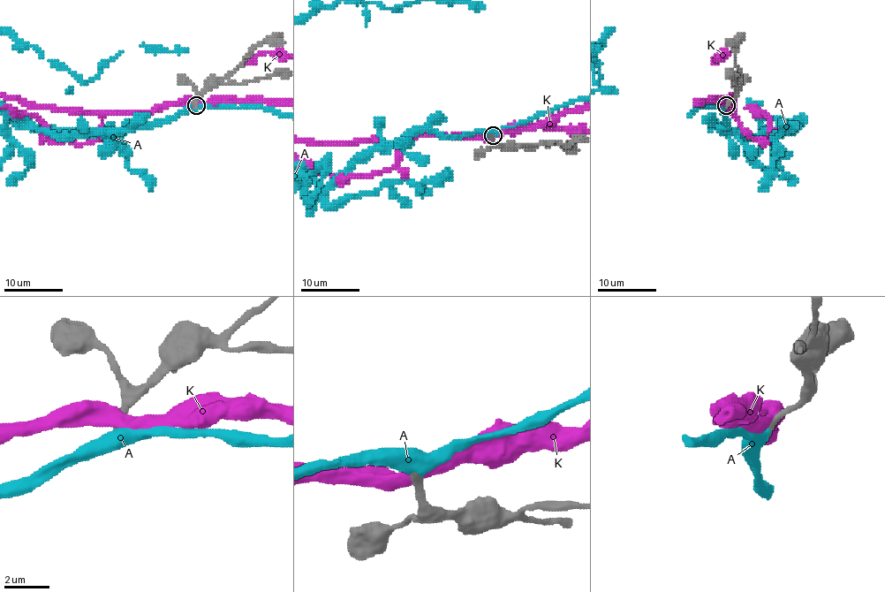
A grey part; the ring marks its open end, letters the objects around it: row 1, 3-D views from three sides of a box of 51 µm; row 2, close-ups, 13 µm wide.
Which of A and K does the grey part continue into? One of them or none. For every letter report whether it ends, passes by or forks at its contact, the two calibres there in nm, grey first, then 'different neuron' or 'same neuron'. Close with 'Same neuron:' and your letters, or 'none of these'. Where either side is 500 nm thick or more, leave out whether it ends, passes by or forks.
A: 360 nm thick on the grey side, 550 nm on the other; same neuron
K: 440 nm thick on the grey side, 550 nm on the other; different neuron
Same neuron: A

